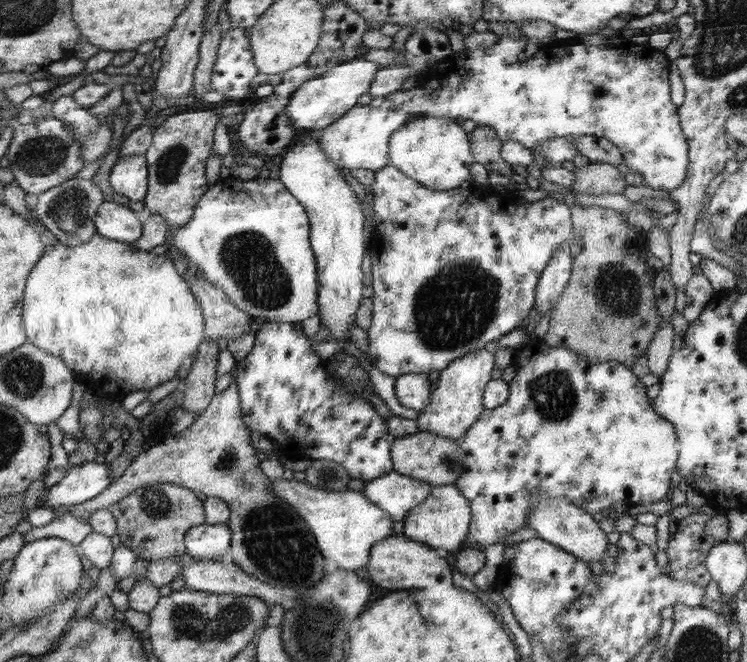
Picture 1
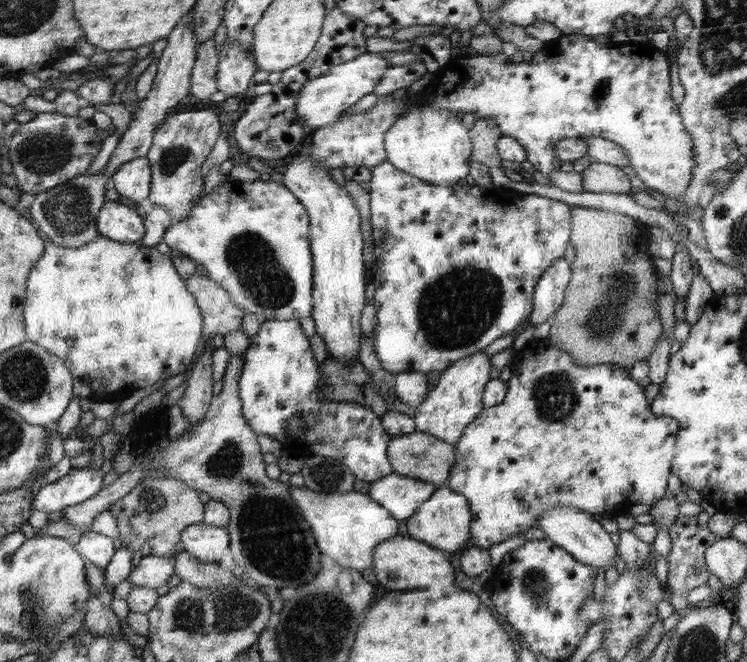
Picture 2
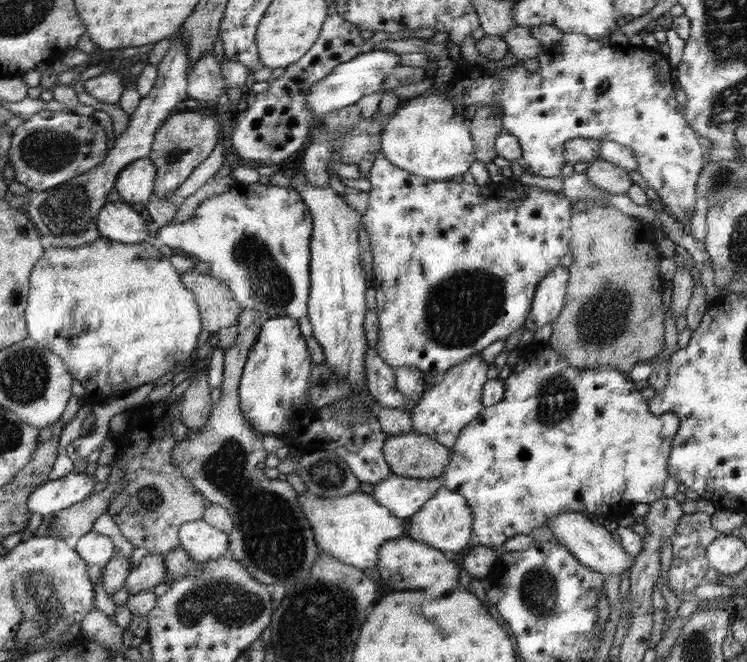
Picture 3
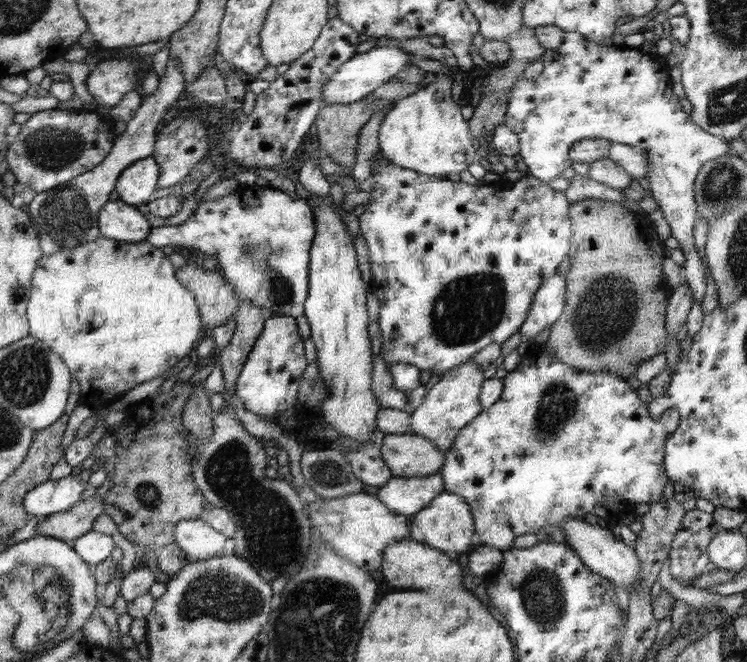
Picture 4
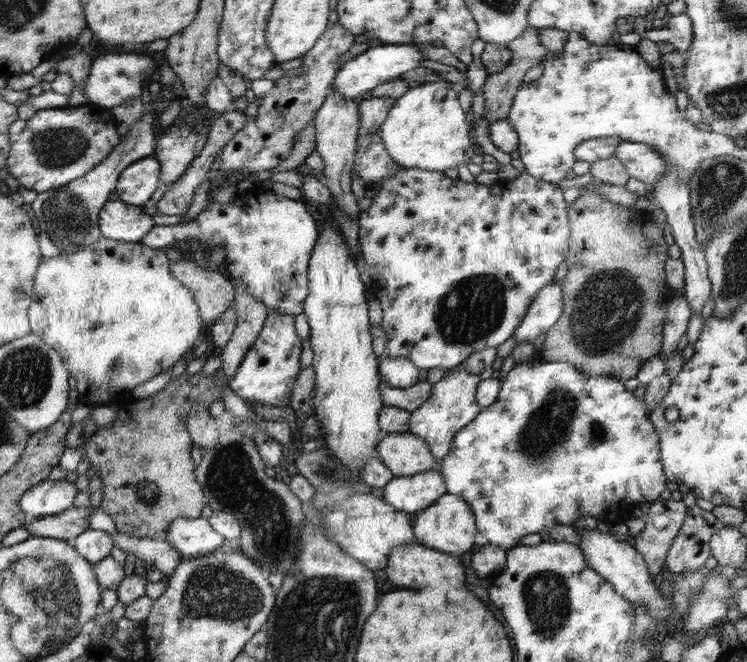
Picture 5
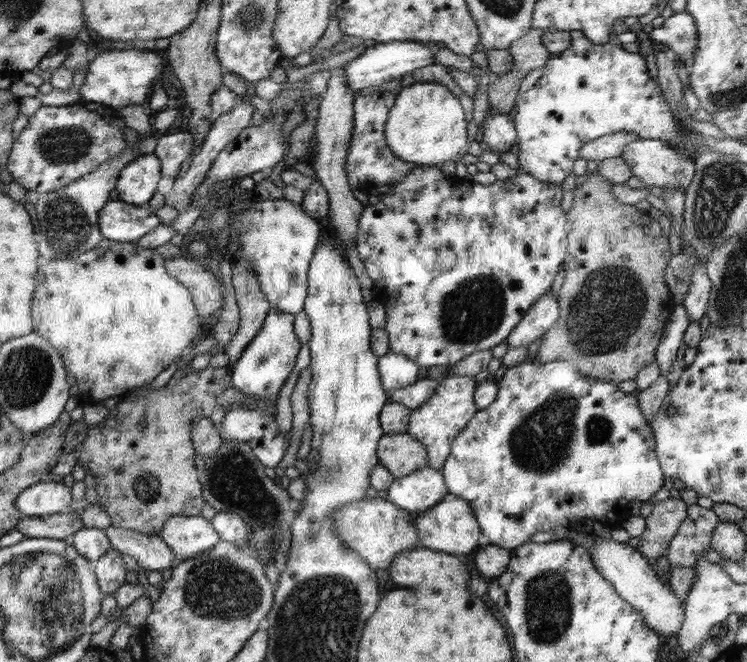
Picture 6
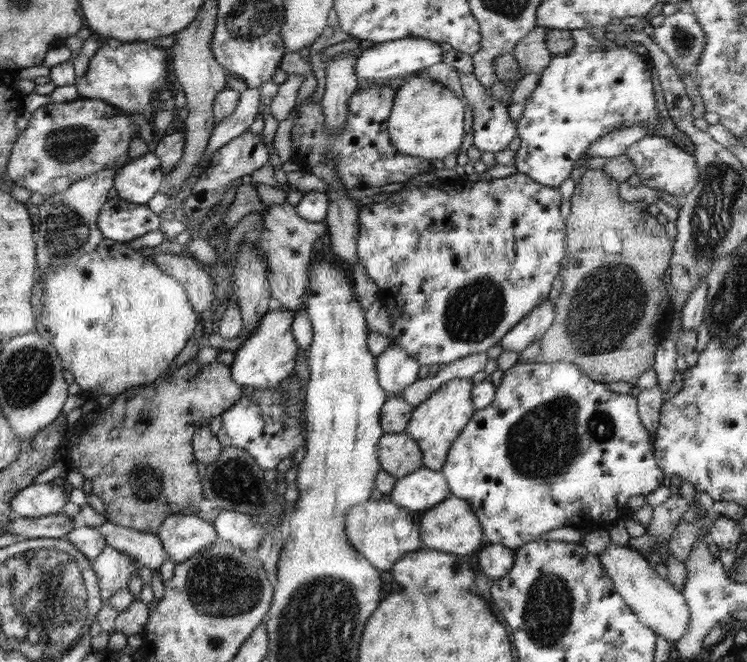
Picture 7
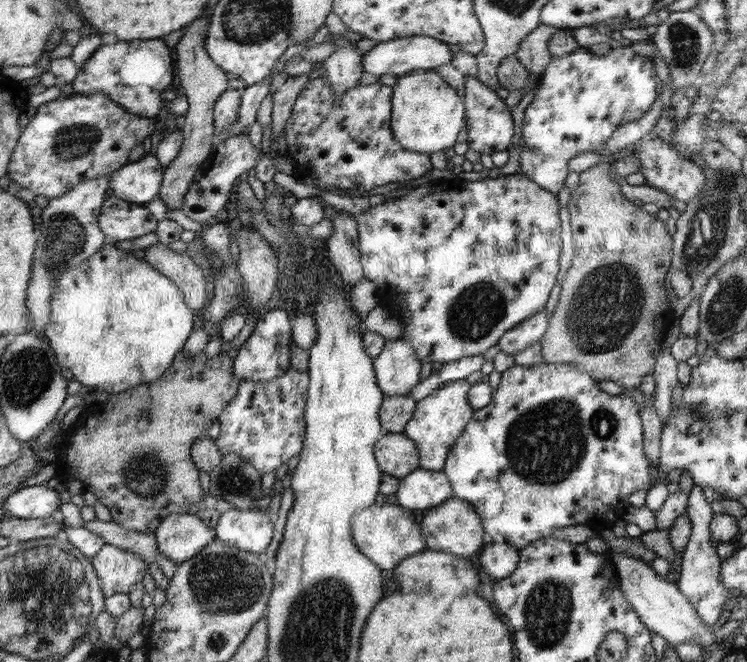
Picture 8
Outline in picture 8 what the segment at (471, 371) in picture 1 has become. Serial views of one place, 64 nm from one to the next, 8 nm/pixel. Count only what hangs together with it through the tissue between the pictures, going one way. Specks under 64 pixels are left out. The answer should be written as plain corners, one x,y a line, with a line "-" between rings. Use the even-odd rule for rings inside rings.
466,379
447,382
417,402
414,414
406,423
403,434
411,438
419,449
420,469
442,471
446,468
448,452
474,416
475,409
467,399
470,388
471,385

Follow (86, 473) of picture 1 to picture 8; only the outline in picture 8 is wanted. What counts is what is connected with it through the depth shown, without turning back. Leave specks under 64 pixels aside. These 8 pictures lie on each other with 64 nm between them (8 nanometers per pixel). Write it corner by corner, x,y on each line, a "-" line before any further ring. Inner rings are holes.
48,485
20,487
7,500
7,514
18,518
48,518
59,515
65,496
51,490

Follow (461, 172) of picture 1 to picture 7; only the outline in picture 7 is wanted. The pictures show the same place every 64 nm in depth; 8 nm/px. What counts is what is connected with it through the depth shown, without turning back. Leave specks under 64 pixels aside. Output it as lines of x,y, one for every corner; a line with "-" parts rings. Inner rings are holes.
417,74
405,78
404,84
395,91
395,104
392,106
388,119
388,134
390,135
392,144
401,153
428,159
430,162
434,158
443,159
450,152
458,152
458,146
462,142
462,134
464,134
464,104
459,96
450,88
443,86
440,81
424,78

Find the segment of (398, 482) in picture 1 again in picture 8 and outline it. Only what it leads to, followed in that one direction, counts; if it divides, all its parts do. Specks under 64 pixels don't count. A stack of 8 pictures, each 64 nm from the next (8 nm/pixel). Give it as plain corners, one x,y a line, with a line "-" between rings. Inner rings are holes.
418,468
399,482
395,493
398,504
410,511
434,509
455,496
454,487
444,471

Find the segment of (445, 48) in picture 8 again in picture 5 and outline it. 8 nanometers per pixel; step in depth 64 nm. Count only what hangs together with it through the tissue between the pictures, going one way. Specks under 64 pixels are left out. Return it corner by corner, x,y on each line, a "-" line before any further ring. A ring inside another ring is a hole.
388,44
368,47
360,55
356,55
349,62
342,64
339,68
335,81
332,82
331,90
340,92
344,98
359,100
366,97
376,86
385,84
403,75
424,63
425,54
414,44

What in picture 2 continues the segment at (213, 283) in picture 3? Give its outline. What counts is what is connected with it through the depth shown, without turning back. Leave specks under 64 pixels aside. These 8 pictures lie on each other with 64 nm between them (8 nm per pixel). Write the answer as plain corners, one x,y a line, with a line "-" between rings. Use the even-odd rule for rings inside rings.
196,272
187,278
187,286
197,298
198,305
203,309
204,317
204,337
212,340
215,336
224,336
233,330
238,330
243,324
245,310
238,303
232,300
231,295
224,286
220,286
214,279
207,274

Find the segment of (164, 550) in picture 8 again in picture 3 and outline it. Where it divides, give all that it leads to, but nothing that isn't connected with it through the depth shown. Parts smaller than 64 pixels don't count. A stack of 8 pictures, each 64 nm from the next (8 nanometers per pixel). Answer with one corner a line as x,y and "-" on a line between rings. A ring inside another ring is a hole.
203,518
184,523
179,528
179,540
180,547
198,563
221,558
230,549
230,535

